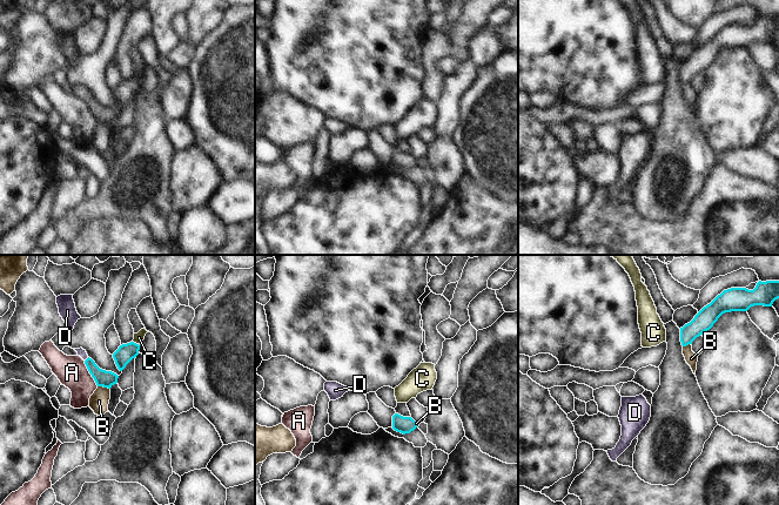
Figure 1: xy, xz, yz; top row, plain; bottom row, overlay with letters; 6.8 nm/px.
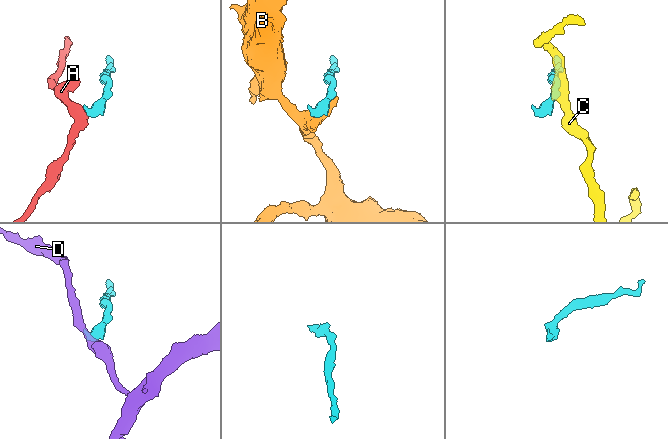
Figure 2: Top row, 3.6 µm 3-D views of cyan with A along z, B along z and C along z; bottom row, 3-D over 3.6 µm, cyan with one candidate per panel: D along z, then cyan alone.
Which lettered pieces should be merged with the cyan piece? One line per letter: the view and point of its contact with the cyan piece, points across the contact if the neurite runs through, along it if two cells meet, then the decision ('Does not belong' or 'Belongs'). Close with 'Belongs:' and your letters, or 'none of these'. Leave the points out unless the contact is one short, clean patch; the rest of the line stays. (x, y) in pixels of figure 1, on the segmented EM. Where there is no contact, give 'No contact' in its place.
A: Touches cyan at xy (89, 372). Boundary: xy (84, 361), (98, 385). Does not belong
B: Touches cyan at xy (103, 386). Does not belong
C: Touches cyan at xy (135, 343). Path across: xy (126, 352), (135, 343), (139, 337). Belongs
D: Touches cyan at xy (86, 359). Boundary: xy (88, 357), (85, 361). Does not belong
Belongs: C

